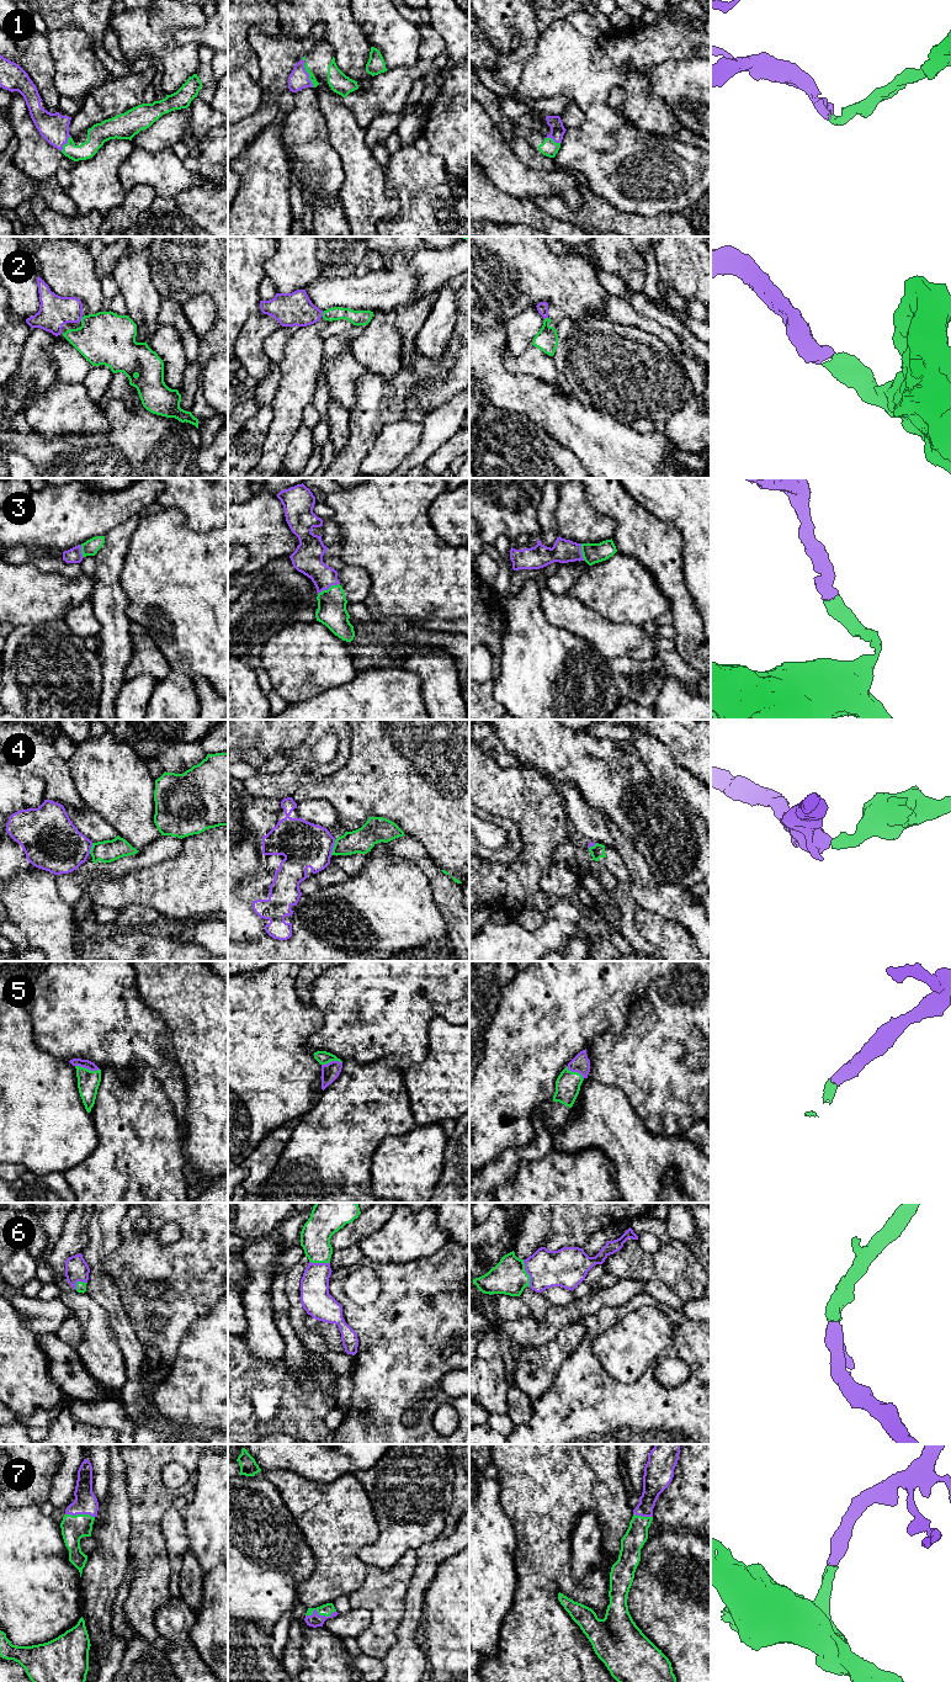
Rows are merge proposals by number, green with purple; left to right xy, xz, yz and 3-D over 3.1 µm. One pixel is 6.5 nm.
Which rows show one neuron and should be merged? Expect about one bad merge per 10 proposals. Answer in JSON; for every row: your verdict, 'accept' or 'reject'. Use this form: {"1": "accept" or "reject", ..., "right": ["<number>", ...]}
{"1": "accept", "2": "accept", "3": "accept", "4": "reject", "5": "accept", "6": "accept", "7": "accept", "right": ["1", "2", "3", "5", "6", "7"]}

